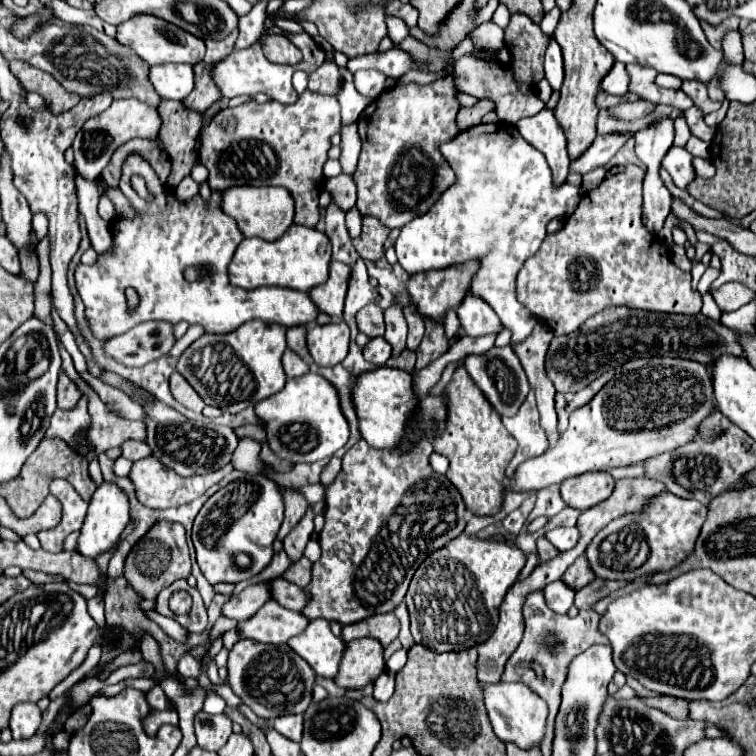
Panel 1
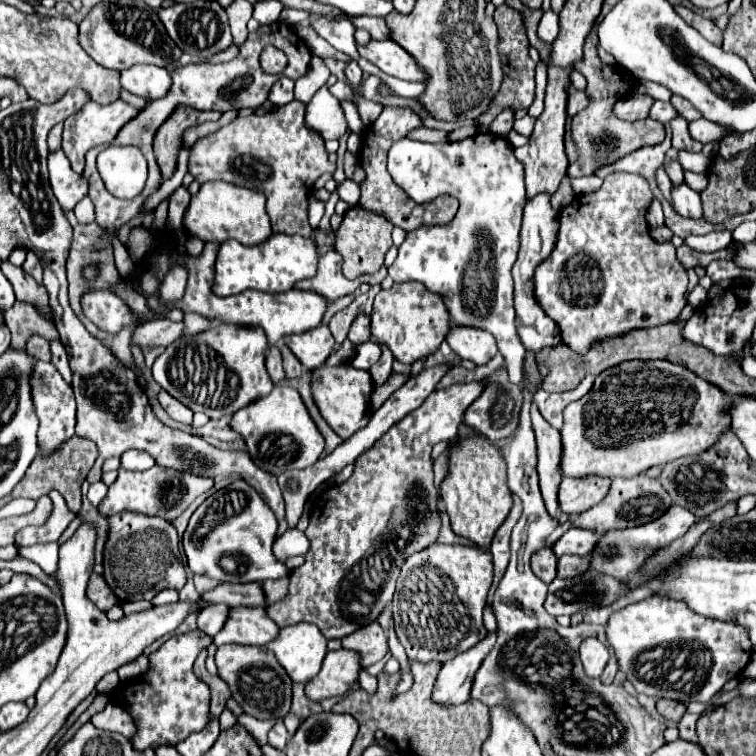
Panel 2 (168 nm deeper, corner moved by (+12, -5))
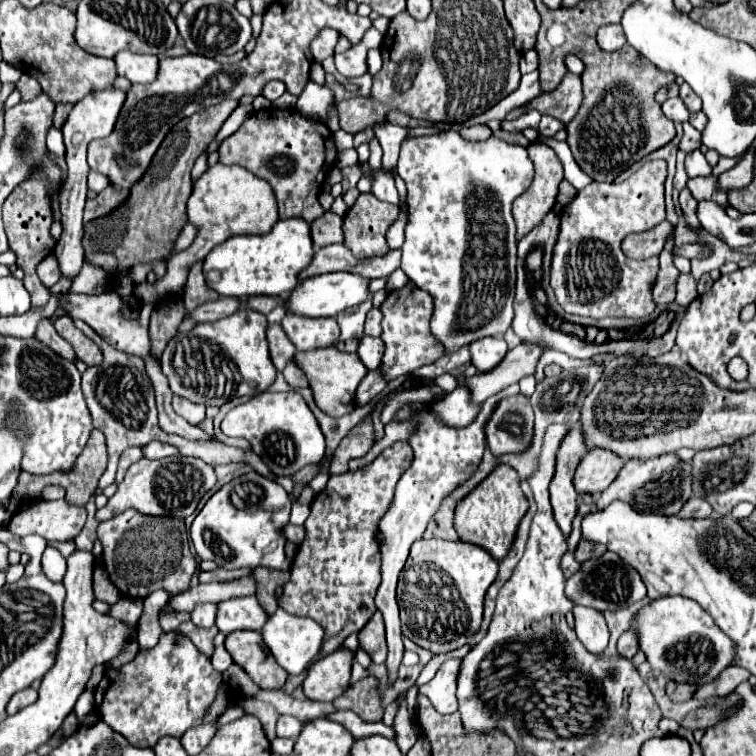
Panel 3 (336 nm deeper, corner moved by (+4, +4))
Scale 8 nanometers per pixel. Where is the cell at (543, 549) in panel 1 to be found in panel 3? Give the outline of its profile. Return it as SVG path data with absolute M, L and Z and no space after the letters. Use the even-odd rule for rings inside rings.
M570 552L564 554L564 558L562 558L562 570L564 570L566 578L570 578L574 572L580 570L580 562L576 562L574 554L570 554Z

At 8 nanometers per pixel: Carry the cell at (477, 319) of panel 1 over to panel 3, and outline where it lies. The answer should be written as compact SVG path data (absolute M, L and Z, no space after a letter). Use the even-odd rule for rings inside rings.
M482 338L480 342L470 344L472 364L482 374L496 368L504 360L506 352L508 352L508 346L502 338Z

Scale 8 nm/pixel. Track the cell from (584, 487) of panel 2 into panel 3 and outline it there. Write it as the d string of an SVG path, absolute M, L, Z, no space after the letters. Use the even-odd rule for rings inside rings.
M604 448L588 450L574 476L574 486L578 494L604 492L618 476L622 466L624 466L624 460L618 458L618 454L612 454L610 450L604 450Z

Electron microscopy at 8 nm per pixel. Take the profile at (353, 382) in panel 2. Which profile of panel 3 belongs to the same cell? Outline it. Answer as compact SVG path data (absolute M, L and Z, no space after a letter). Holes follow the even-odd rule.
M328 346L328 348L308 350L308 352L296 352L294 362L306 374L310 388L314 392L314 402L322 412L340 418L352 410L352 398L356 394L356 388L368 372L360 362L358 354L348 354L338 350L336 346Z

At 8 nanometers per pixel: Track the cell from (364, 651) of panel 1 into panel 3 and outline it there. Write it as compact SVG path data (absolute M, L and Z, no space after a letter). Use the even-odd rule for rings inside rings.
M340 648L330 656L318 660L308 670L302 690L308 700L332 702L350 686L350 666L354 652Z

